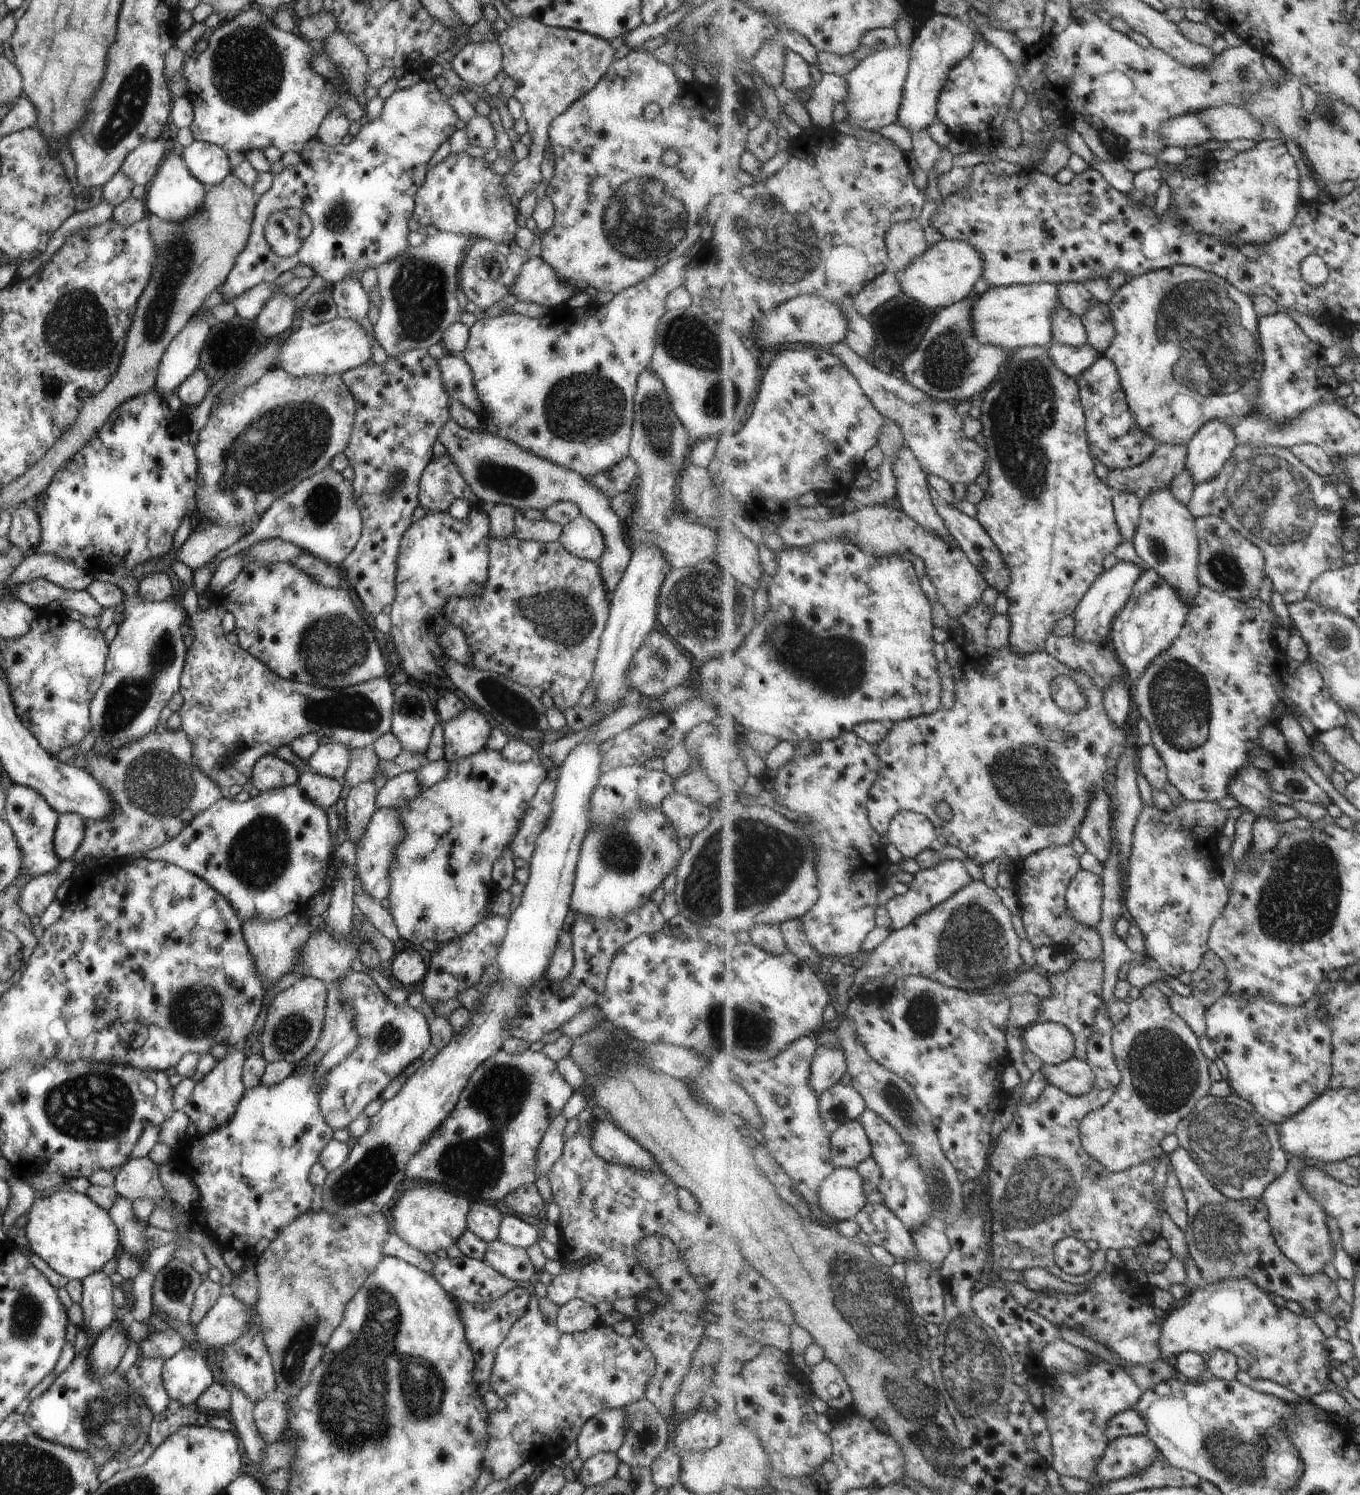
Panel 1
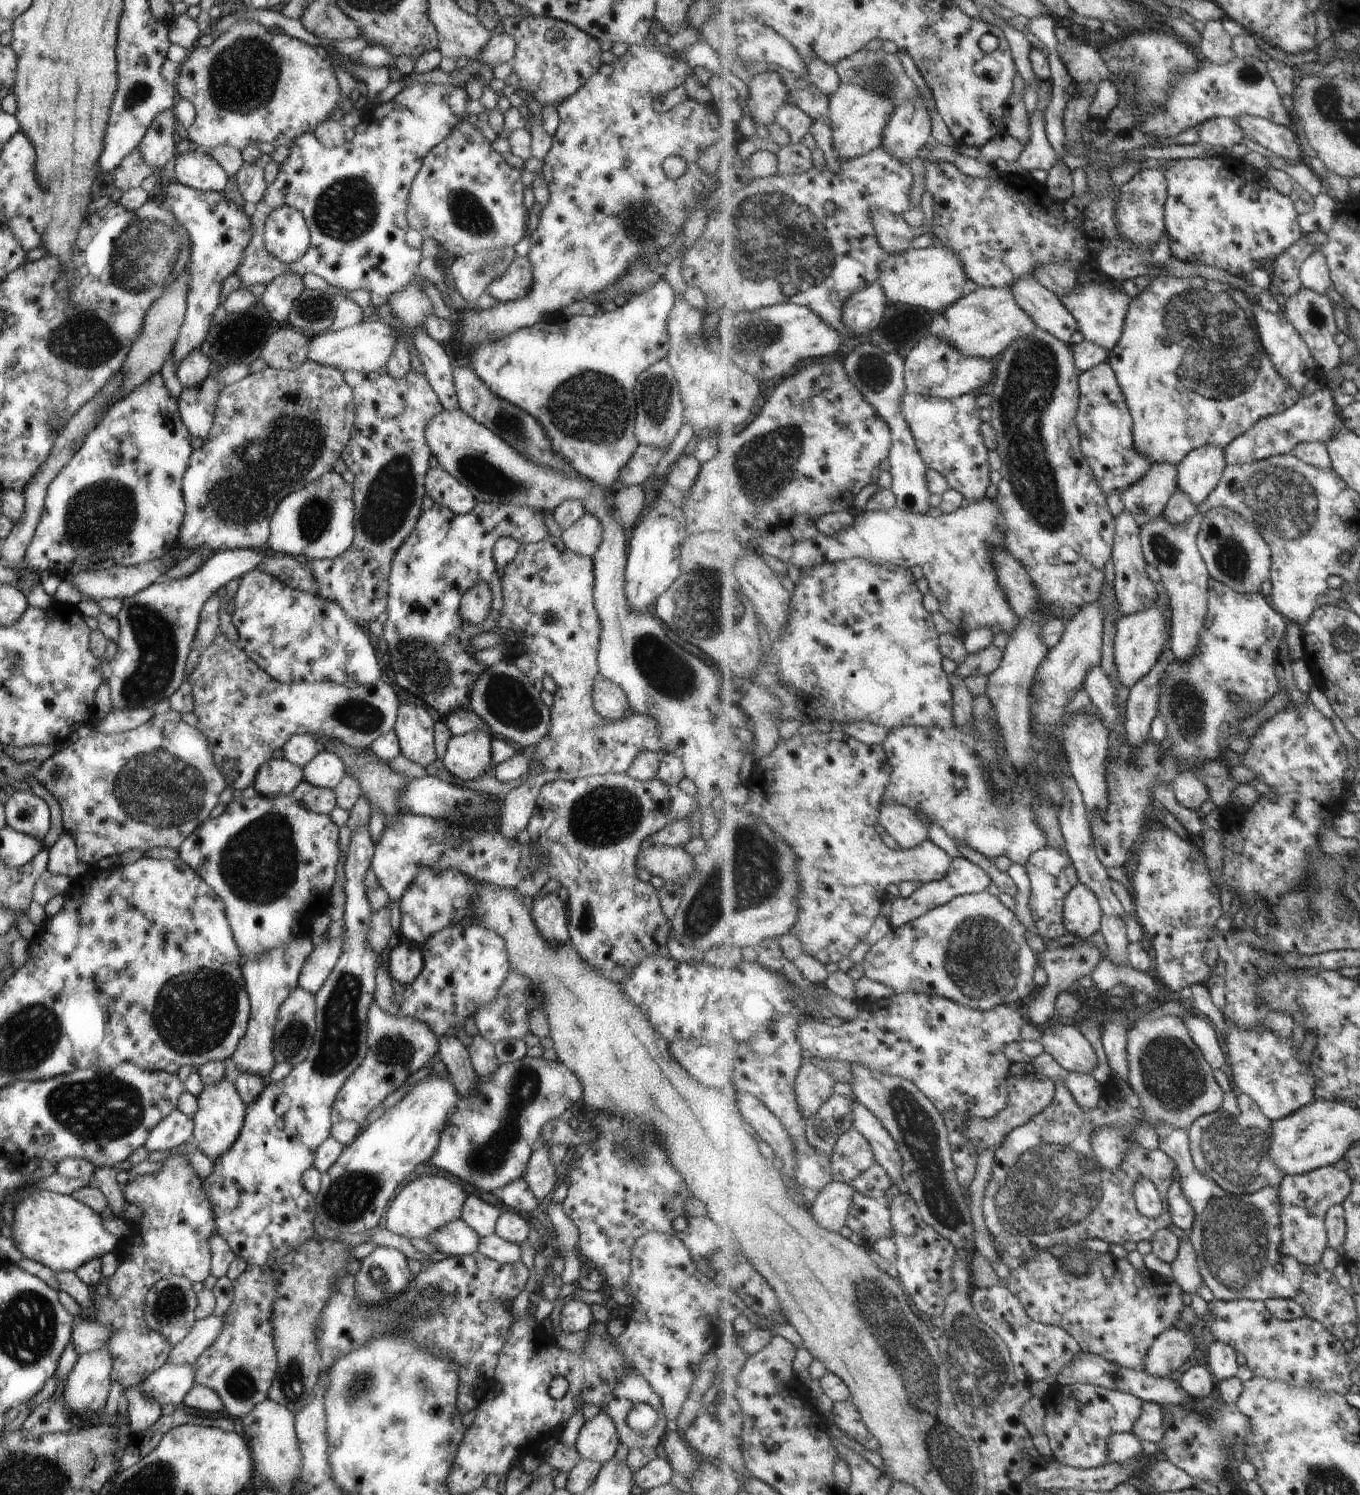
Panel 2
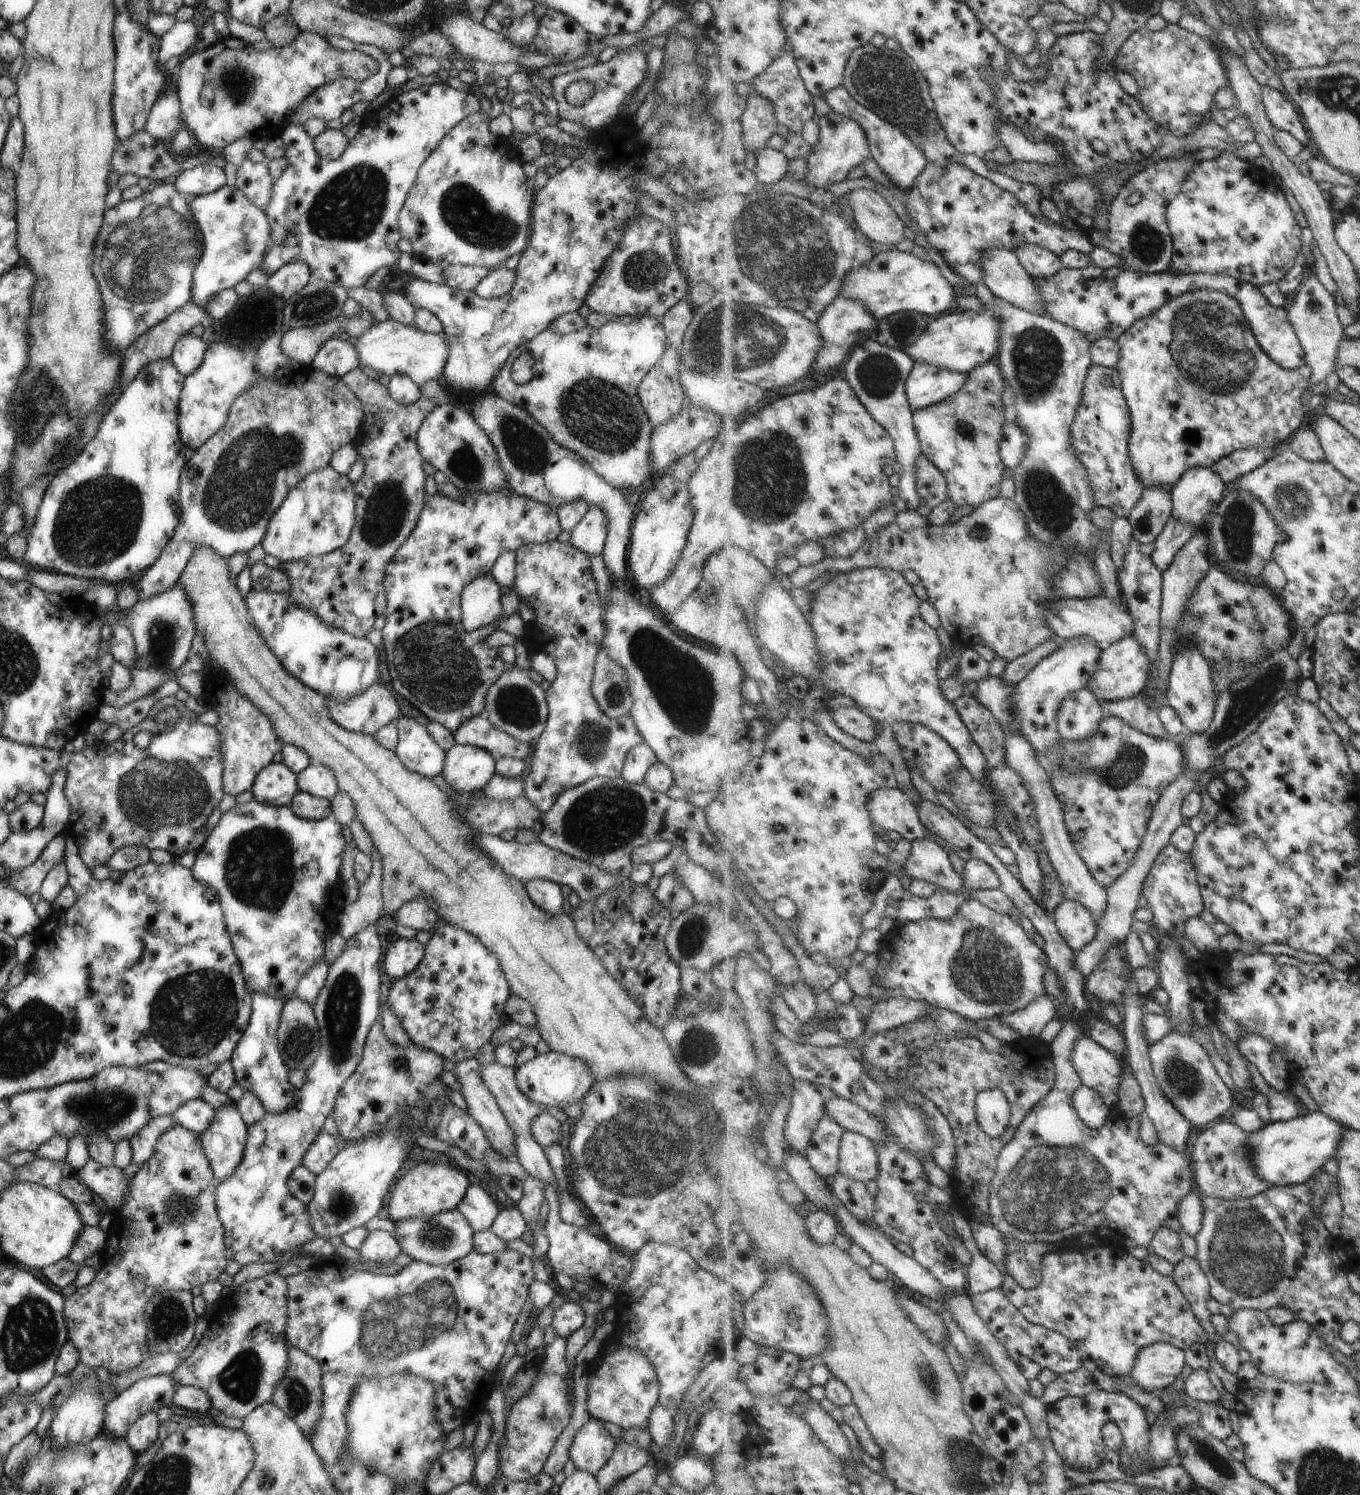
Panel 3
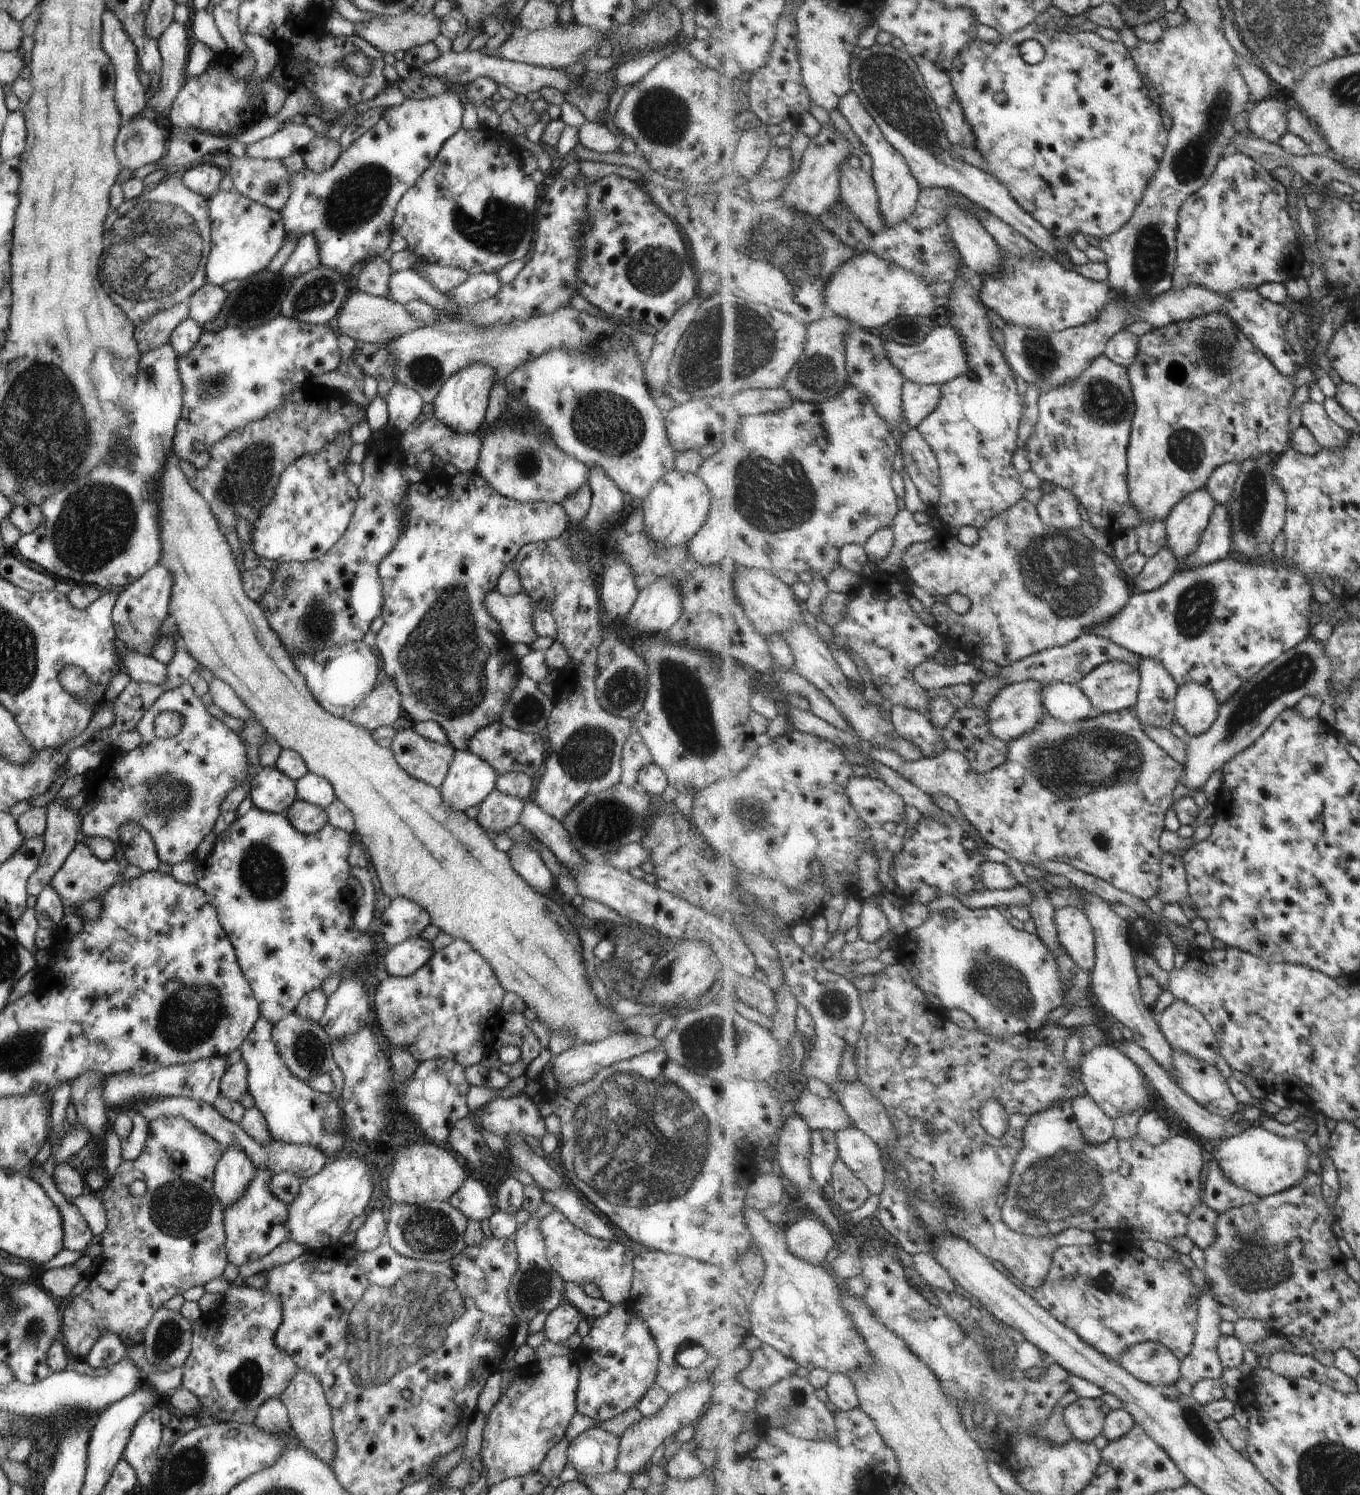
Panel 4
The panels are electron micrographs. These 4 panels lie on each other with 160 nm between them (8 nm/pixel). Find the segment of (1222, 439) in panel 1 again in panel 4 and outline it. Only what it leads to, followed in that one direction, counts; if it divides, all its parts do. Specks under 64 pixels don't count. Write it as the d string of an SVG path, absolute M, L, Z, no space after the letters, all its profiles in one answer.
M1205 488L1181 499L1171 511L1166 520L1168 548L1178 558L1178 564L1199 548L1217 505Z

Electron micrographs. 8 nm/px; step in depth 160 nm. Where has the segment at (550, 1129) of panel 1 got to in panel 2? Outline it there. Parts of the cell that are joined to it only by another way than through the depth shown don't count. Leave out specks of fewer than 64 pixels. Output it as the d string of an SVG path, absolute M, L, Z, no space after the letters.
M542 1143L535 1146L521 1176L538 1201L543 1200L555 1186L555 1167L549 1162L548 1148Z

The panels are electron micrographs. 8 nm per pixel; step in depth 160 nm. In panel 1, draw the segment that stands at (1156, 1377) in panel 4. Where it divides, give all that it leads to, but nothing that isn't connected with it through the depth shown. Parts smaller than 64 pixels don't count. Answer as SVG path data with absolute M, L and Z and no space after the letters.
M1227 1279L1203 1288L1193 1287L1185 1301L1167 1314L1160 1338L1162 1359L1173 1363L1182 1353L1204 1356L1226 1350L1248 1361L1248 1372L1257 1379L1278 1383L1303 1399L1327 1391L1333 1359L1324 1345L1328 1336L1314 1318L1297 1316L1279 1308L1270 1294L1251 1279Z

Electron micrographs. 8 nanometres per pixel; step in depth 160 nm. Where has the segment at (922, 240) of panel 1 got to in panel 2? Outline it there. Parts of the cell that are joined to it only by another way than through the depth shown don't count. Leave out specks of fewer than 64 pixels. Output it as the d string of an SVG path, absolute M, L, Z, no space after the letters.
M887 209L872 210L871 216L880 245L887 253L901 255L912 248L913 239L920 234L920 231L909 226L901 215L893 214Z

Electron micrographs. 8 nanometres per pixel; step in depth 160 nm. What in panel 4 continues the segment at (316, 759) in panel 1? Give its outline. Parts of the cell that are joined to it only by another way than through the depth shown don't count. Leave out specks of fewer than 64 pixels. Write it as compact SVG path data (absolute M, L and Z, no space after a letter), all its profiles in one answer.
M305 773L301 778L294 781L296 798L312 805L325 808L336 798L331 784L325 778L313 773Z

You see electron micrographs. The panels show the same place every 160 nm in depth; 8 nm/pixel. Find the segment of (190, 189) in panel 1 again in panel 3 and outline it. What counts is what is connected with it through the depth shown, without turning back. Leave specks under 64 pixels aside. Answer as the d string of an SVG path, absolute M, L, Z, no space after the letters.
M221 186L214 192L187 198L189 214L201 238L201 256L192 271L190 300L202 311L217 292L232 289L247 274L257 269L269 244L269 226L263 209L253 206L232 186Z

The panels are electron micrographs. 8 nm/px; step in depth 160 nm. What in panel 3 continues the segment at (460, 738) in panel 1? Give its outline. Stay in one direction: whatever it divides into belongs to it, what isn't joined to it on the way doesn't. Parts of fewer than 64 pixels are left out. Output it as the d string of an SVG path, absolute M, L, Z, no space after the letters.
M455 743L445 752L442 777L459 794L484 789L494 772L493 756L483 748Z

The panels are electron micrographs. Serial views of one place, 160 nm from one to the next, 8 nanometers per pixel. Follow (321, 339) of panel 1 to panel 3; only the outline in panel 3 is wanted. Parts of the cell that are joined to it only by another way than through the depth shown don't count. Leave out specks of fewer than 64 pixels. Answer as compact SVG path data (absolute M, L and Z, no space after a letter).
M388 318L381 323L372 323L365 332L355 336L353 349L357 354L358 366L374 375L380 373L389 376L401 372L409 376L417 387L427 380L440 381L445 360L447 360L447 344L442 333L429 334L411 326L403 326Z

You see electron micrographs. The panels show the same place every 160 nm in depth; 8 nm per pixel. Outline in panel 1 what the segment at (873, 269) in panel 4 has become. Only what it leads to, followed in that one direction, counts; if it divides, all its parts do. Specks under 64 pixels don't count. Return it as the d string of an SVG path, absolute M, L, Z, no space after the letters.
M945 238L939 244L930 246L920 257L916 258L916 261L911 263L911 266L908 266L907 270L894 269L894 271L905 296L909 294L911 298L919 300L928 307L942 310L944 307L953 306L973 296L973 286L984 274L984 258L973 245L965 241L952 241Z

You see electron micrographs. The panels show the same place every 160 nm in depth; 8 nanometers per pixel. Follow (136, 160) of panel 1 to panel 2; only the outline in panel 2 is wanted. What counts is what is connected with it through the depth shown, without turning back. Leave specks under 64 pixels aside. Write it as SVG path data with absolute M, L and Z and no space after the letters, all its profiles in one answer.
M171 110L157 112L149 124L145 135L141 138L138 148L142 160L159 170L173 157L176 151L177 138L173 132L174 115Z

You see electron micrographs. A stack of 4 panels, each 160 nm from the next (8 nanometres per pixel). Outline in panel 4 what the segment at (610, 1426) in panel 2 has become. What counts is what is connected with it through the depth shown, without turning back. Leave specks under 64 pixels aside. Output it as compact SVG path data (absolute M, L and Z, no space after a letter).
M589 1427L568 1442L567 1463L579 1475L593 1476L615 1471L618 1436L599 1427Z

